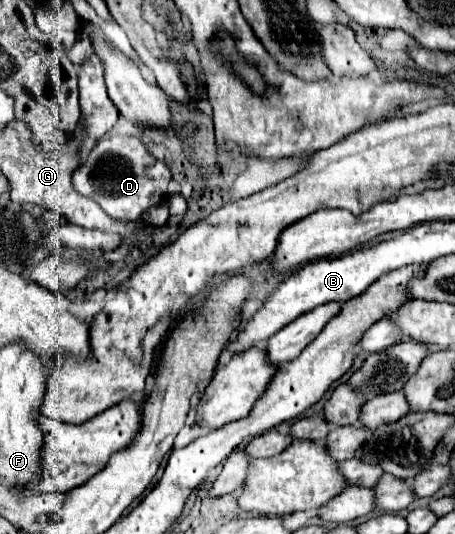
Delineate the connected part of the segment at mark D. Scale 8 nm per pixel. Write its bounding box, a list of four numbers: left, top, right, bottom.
[72,130,172,220]

